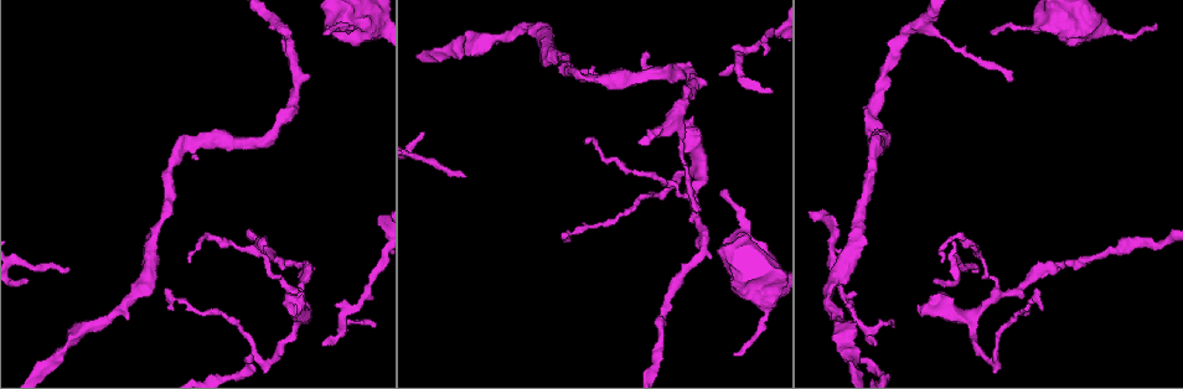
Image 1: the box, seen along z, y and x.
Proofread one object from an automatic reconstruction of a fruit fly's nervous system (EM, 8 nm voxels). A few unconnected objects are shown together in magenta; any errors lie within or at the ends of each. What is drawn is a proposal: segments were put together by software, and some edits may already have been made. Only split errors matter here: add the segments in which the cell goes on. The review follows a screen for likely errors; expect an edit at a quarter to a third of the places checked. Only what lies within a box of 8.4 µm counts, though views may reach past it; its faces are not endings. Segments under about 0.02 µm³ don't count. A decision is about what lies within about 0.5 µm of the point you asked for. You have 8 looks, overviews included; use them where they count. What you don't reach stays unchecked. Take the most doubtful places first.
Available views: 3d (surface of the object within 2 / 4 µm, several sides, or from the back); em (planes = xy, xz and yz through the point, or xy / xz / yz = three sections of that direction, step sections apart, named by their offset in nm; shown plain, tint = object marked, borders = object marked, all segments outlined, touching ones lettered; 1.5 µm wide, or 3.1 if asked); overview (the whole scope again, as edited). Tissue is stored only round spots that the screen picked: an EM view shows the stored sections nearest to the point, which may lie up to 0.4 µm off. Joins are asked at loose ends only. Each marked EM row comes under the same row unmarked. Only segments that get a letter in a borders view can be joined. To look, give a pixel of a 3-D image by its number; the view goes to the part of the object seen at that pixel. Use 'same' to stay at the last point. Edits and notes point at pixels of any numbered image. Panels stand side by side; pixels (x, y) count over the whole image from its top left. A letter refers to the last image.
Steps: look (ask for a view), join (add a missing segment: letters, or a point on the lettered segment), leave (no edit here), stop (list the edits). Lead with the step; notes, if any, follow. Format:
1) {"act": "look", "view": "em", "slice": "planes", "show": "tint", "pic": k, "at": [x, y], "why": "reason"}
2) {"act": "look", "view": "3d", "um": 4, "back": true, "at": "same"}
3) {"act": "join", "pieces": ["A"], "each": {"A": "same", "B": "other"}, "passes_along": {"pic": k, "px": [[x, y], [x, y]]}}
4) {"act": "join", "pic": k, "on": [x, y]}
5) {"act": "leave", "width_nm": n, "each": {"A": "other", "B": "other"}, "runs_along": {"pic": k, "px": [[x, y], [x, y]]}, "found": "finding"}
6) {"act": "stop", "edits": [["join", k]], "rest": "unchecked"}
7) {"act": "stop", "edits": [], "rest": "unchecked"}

{"act": "look", "view": "em", "um": 3.1, "slice": "planes", "show": "borders", "pic": 1, "at": [1035, 26], "why": "free end"}

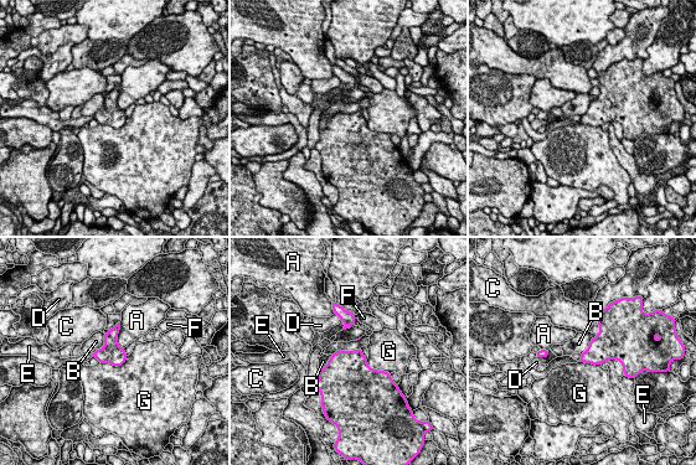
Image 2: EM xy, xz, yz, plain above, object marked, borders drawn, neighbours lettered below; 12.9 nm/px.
{"act": "leave", "longest_contact_nm": ["G", 400], "each": {"A": "other", "B": "other", "C": "other", "D": "other", "E": "other", "F": "other", "G": "other"}, "found": "none of them fits"}

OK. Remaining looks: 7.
{"act": "look", "view": "em", "slice": "planes", "show": "borders", "pic": 1, "at": [719, 76], "why": "free end"}

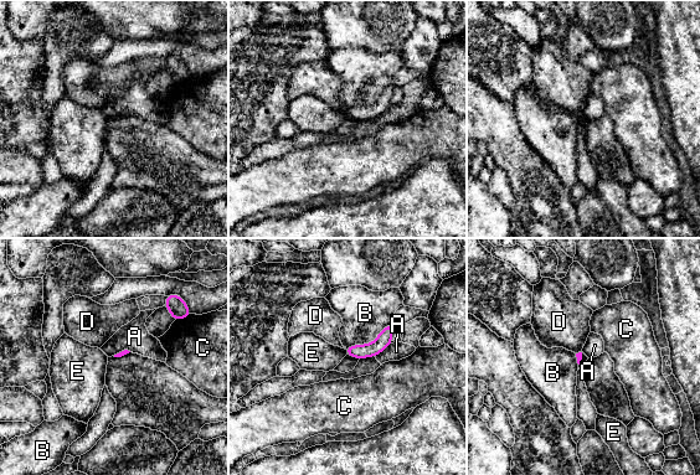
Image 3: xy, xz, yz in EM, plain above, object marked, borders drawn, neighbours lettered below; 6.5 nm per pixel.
{"act": "leave", "each": {"A": "other", "B": "other", "C": "other", "D": "other", "E": "other"}, "border": {"pic": 3, "px": [[391, 344], [374, 356]]}, "found": "none of them fits"}

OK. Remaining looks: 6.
{"act": "look", "view": "em", "slice": "xy", "step": 4, "show": "borders", "pic": 1, "at": [734, 354], "why": "an open end"}

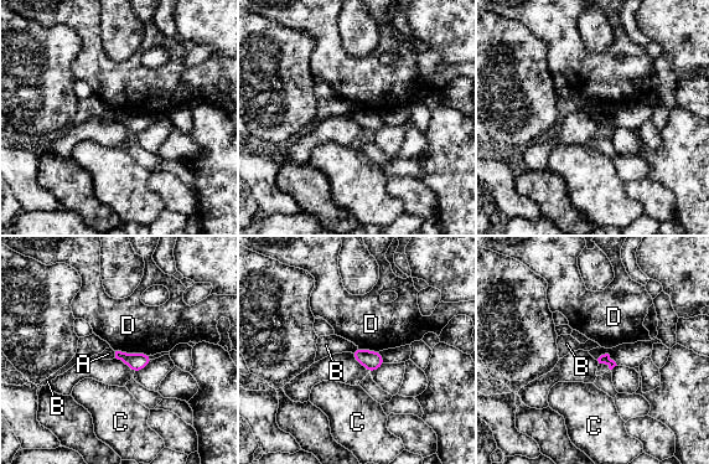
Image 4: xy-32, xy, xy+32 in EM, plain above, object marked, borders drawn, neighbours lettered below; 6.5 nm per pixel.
{"act": "leave", "width_nm": 70, "longest_contact_nm": ["D", 220], "each": {"A": "other", "B": "other", "C": "other", "D": "other"}, "found": "no lettered segment goes on from it"}

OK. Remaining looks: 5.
{"act": "stop", "edits": [], "rest": "unchecked"}

